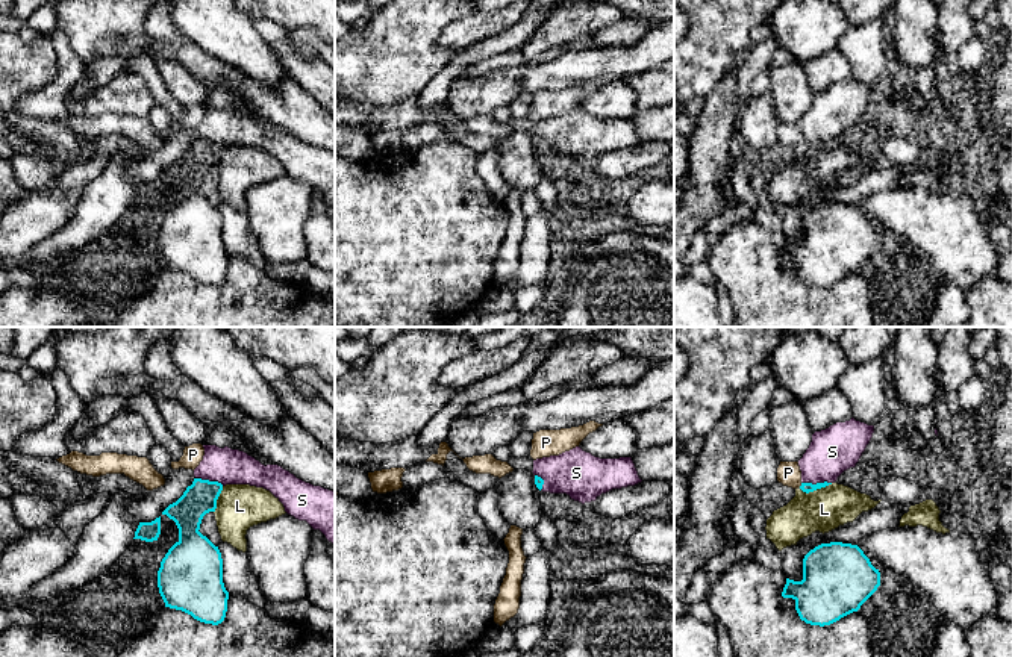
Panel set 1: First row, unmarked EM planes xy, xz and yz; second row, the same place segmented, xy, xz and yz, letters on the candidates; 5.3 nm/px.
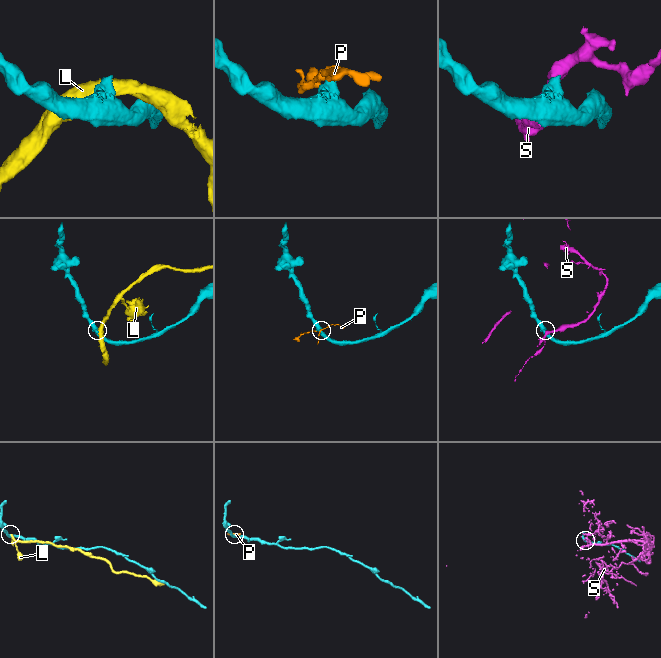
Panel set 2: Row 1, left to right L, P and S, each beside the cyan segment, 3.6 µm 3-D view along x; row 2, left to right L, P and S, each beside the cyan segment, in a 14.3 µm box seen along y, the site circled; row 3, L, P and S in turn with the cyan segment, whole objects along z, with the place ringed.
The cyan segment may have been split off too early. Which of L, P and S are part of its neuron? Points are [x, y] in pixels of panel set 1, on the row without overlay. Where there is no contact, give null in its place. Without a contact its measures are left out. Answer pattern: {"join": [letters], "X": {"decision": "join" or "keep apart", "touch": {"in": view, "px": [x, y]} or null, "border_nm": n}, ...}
{"join": [], "L": {"decision": "keep apart", "touch": {"in": "yz", "px": [815, 150]}, "border_nm": 190}, "P": {"decision": "keep apart", "touch": {"in": "yz", "px": [802, 146]}, "border_nm": 30}, "S": {"decision": "keep apart", "touch": {"in": "yz", "px": [817, 144]}, "border_nm": 160}}

